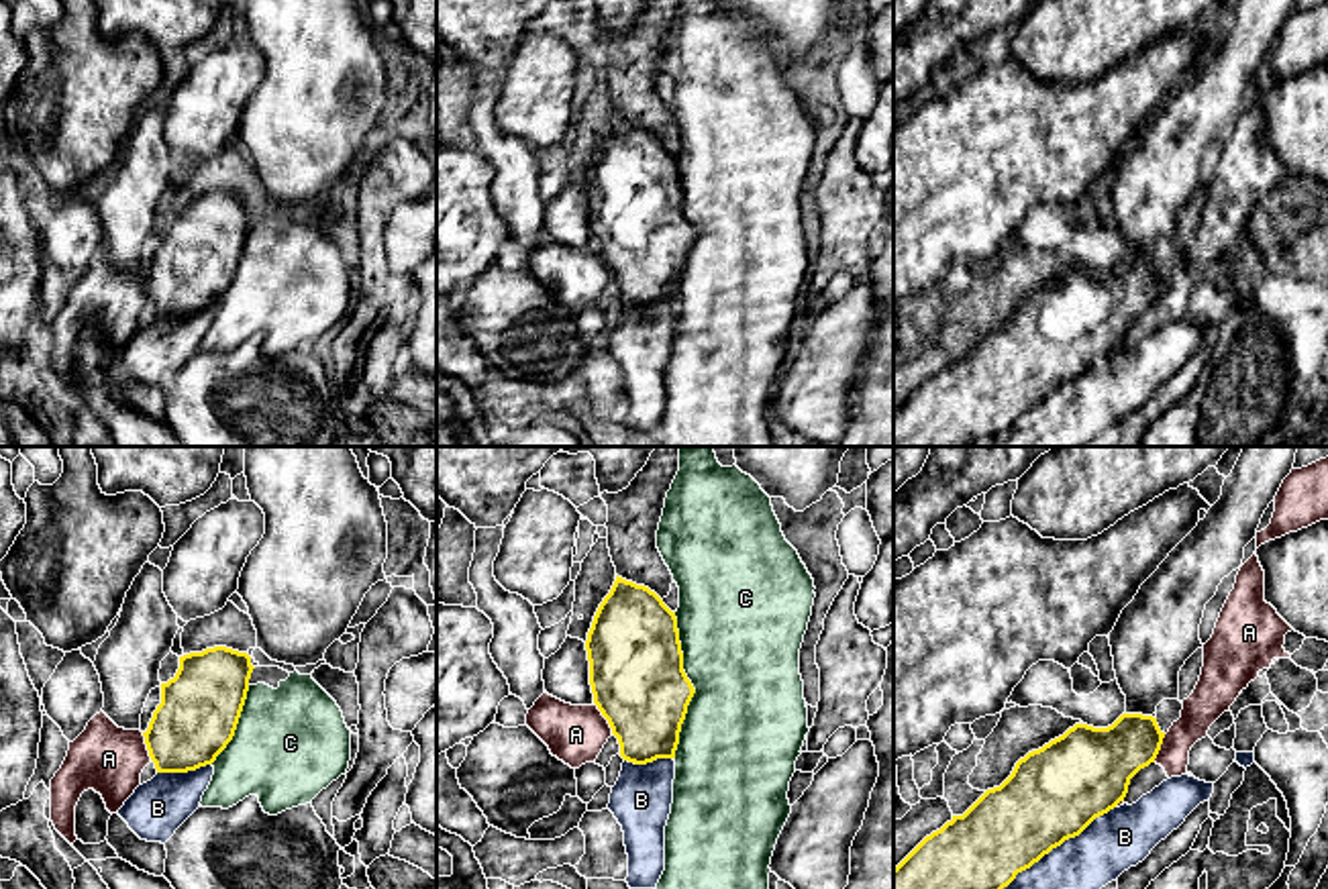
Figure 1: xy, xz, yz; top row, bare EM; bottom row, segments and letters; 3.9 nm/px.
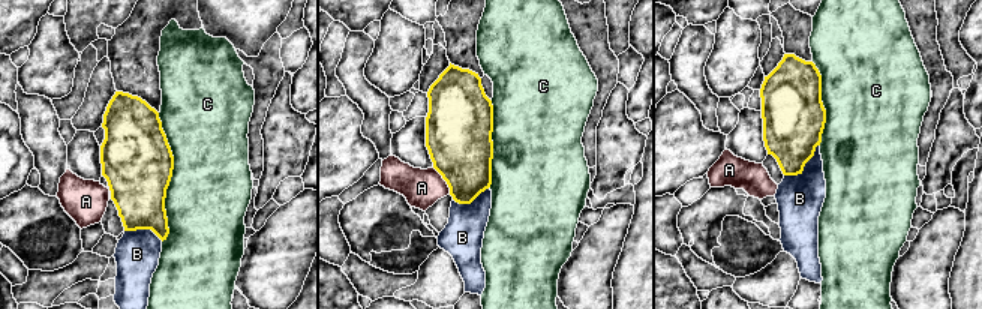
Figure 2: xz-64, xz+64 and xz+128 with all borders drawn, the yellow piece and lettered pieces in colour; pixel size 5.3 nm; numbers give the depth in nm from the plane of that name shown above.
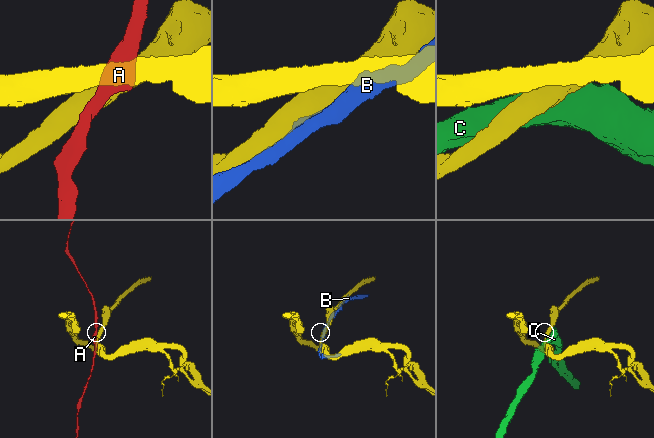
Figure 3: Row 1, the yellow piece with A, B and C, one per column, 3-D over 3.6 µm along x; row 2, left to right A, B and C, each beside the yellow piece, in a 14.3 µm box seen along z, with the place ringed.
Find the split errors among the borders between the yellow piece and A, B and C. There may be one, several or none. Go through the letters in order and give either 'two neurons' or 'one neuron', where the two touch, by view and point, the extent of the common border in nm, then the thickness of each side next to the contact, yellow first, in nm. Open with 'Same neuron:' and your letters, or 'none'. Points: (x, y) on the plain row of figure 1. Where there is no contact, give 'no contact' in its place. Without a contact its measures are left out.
Same neuron: B
A: two neurons; meets yellow in xz at (604, 259); contact 150 nm long; 380 nm thick on the yellow side, 240 nm on the other
B: one neuron; meets yellow in yz at (1043, 398); contact 700 nm long; 380 nm thick on the yellow side, 300 nm on the other
C: two neurons; meets yellow in xz at (692, 229); contact 600 nm long; 380 nm thick on the yellow side, 460 nm on the other

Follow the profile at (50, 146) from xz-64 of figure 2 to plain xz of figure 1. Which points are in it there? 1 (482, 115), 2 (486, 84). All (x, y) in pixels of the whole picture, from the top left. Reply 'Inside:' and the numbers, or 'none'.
Inside: 1, 2

